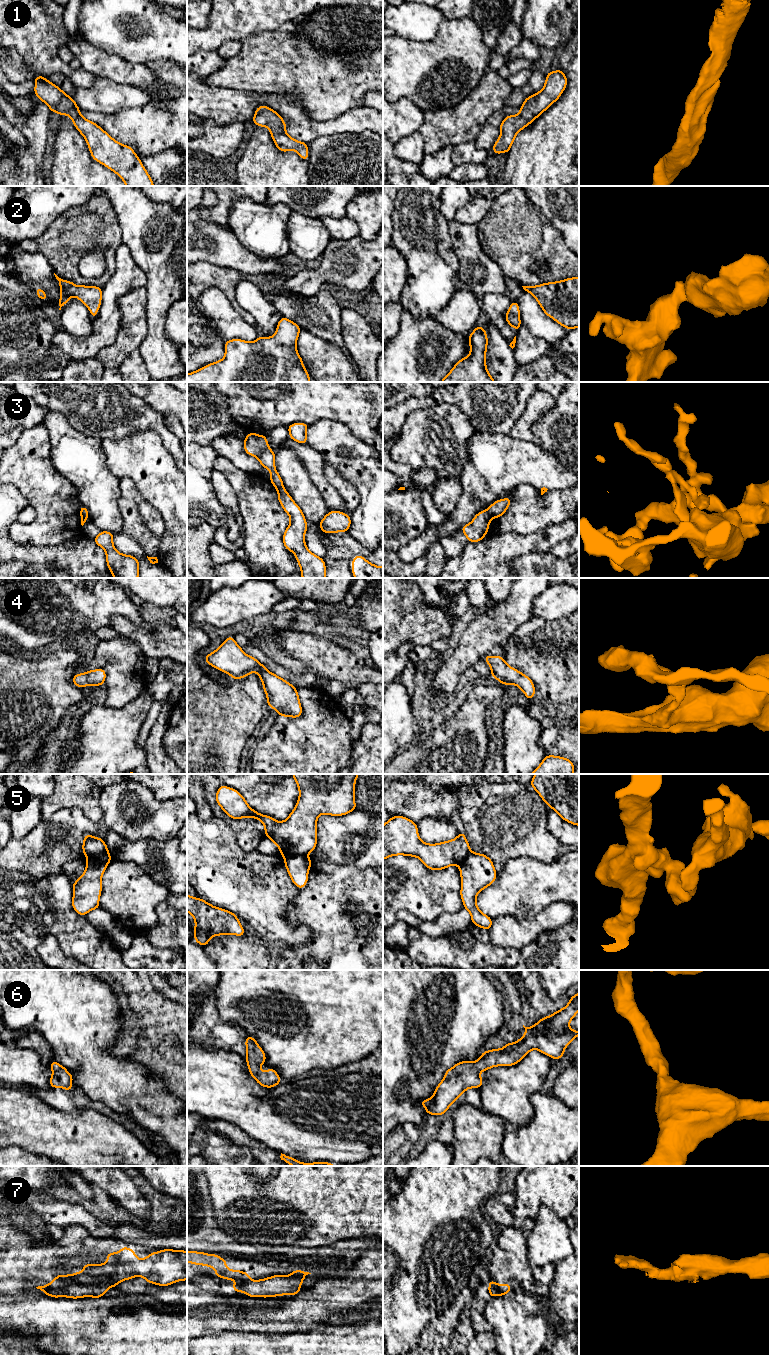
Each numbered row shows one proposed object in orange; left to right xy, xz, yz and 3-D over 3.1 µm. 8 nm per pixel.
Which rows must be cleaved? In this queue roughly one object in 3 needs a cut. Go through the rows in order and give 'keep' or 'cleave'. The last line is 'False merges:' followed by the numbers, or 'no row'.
1: keep
2: keep
3: cleave
4: keep
5: cleave
6: keep
7: cleave
False merges: 3, 5, 7

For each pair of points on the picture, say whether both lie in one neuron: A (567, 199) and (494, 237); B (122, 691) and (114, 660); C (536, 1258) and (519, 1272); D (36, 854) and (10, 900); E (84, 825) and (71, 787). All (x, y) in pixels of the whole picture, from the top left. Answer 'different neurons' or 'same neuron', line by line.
A: different neurons
B: same neuron
C: different neurons
D: different neurons
E: different neurons

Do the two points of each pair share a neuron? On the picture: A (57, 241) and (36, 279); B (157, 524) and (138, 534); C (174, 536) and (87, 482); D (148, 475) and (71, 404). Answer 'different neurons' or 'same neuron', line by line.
A: different neurons
B: different neurons
C: different neurons
D: different neurons

